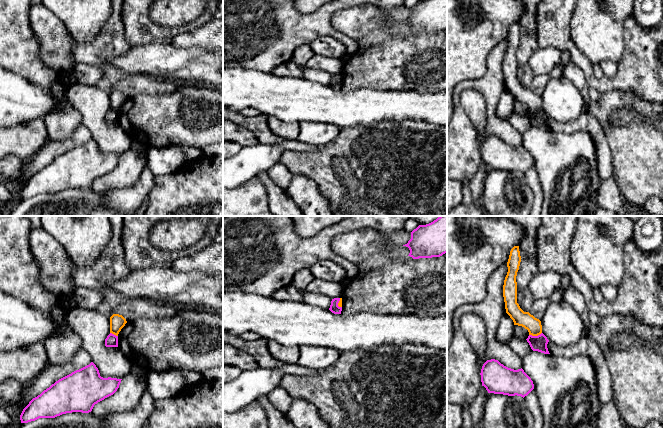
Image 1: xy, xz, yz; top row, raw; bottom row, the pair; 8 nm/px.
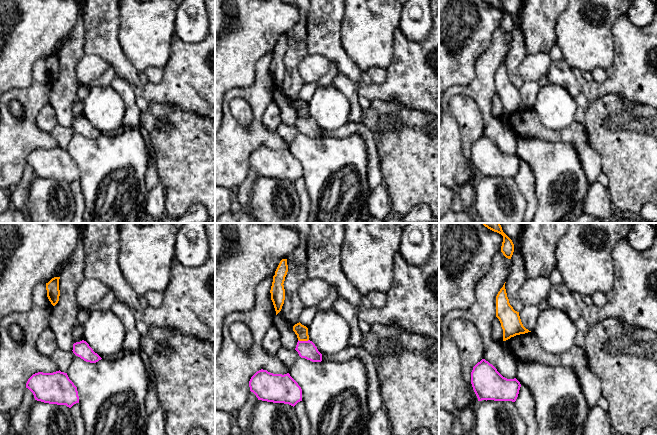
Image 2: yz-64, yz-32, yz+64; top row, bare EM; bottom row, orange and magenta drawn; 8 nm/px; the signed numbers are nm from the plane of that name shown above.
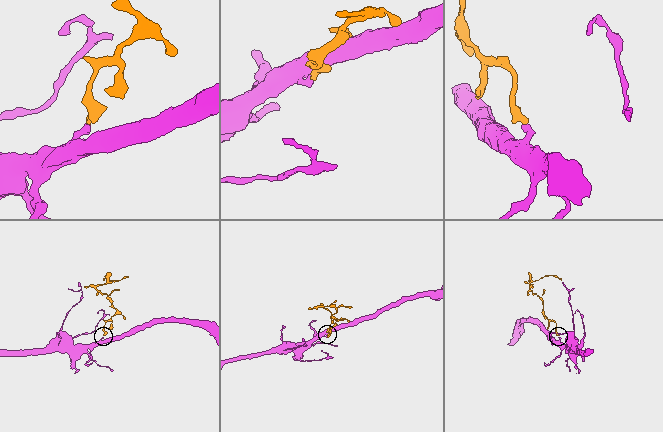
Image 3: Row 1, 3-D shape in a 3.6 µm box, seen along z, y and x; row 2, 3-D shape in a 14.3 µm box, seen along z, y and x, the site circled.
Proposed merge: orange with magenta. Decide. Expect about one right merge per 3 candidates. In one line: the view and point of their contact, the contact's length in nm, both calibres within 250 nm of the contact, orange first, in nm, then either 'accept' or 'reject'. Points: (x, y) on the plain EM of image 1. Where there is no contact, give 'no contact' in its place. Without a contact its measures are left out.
yz (535, 111) | 110 nm | 120/130 nm | reject

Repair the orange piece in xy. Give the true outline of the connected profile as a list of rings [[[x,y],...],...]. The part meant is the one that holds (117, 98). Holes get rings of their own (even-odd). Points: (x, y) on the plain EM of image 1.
[[[113,90],[110,93],[110,109],[118,112],[121,105],[125,102],[127,99],[126,95],[119,90]]]

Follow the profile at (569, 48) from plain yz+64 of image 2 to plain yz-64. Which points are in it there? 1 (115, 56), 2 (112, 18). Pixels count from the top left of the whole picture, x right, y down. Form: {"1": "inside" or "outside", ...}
{"1": "outside", "2": "outside"}

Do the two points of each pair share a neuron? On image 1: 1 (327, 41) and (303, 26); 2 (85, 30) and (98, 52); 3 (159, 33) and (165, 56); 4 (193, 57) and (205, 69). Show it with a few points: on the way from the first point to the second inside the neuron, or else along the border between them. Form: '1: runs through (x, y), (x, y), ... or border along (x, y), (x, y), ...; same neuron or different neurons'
1: border along (342, 43), (329, 36), (319, 36), (309, 44); different neurons
2: border along (106, 22), (88, 41), (78, 42), (70, 35); different neurons
3: border along (171, 42), (142, 43), (139, 45); different neurons
4: runs through (196, 60), (202, 66); same neuron

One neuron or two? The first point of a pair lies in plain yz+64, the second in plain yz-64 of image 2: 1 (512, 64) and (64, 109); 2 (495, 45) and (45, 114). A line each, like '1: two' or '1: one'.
1: one
2: two

